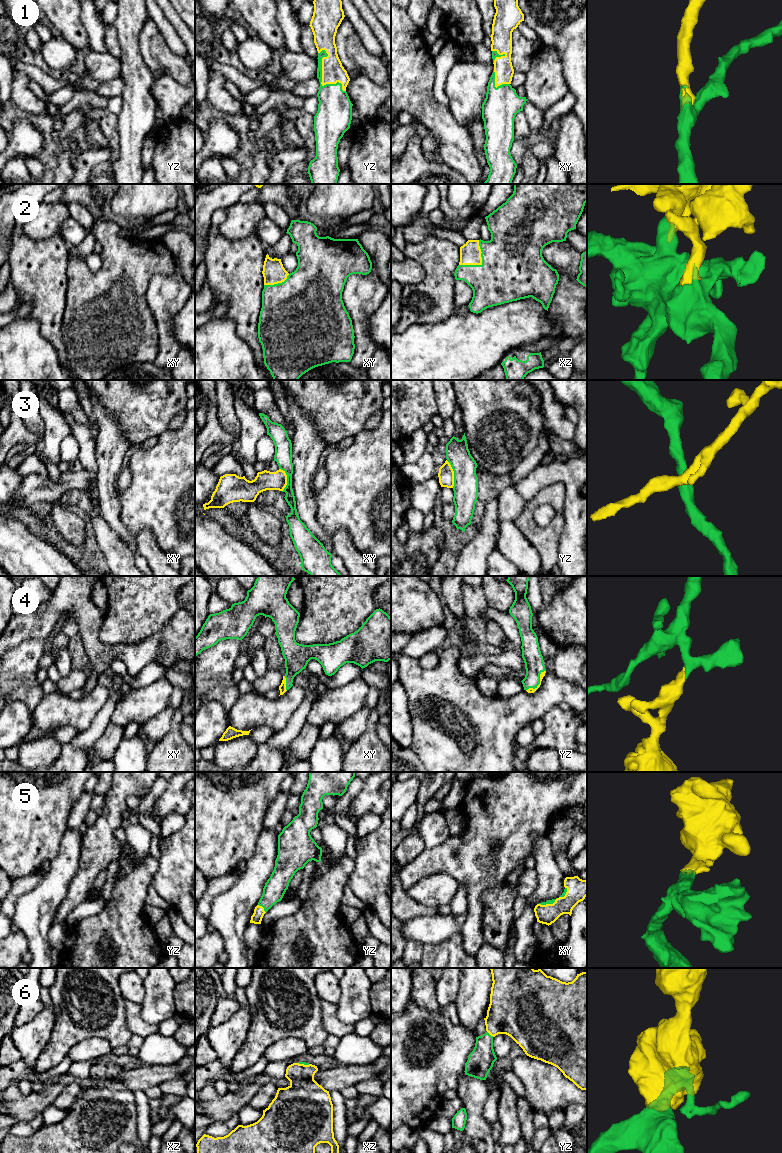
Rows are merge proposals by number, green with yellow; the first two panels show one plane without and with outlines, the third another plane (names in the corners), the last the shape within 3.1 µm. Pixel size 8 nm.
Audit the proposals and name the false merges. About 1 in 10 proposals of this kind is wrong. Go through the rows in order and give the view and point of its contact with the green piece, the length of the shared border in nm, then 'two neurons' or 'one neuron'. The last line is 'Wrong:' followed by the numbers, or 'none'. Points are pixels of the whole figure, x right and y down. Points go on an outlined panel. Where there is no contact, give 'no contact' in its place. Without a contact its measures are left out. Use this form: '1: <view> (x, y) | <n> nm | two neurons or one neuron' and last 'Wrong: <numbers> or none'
1: yz (321, 79) | 400 nm | one neuron
2: xz (482, 263) | 260 nm | one neuron
3: yz (454, 474) | 240 nm | two neurons
4: yz (539, 683) | 220 nm | one neuron
5: yz (263, 907) | 90 nm | one neuron
6: yz (489, 1034) | 70 nm | one neuron
Wrong: 3

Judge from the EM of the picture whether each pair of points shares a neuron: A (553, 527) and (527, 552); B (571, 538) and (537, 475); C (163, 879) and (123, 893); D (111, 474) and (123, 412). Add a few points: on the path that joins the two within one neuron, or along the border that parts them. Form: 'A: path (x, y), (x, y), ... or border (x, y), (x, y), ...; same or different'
A: border (518, 528), (538, 553), (541, 565); different
B: path (573, 517), (573, 488), (558, 475); same
C: border (158, 860), (158, 870), (151, 883); different
D: border (105, 407), (121, 425), (122, 434), (130, 445); different

